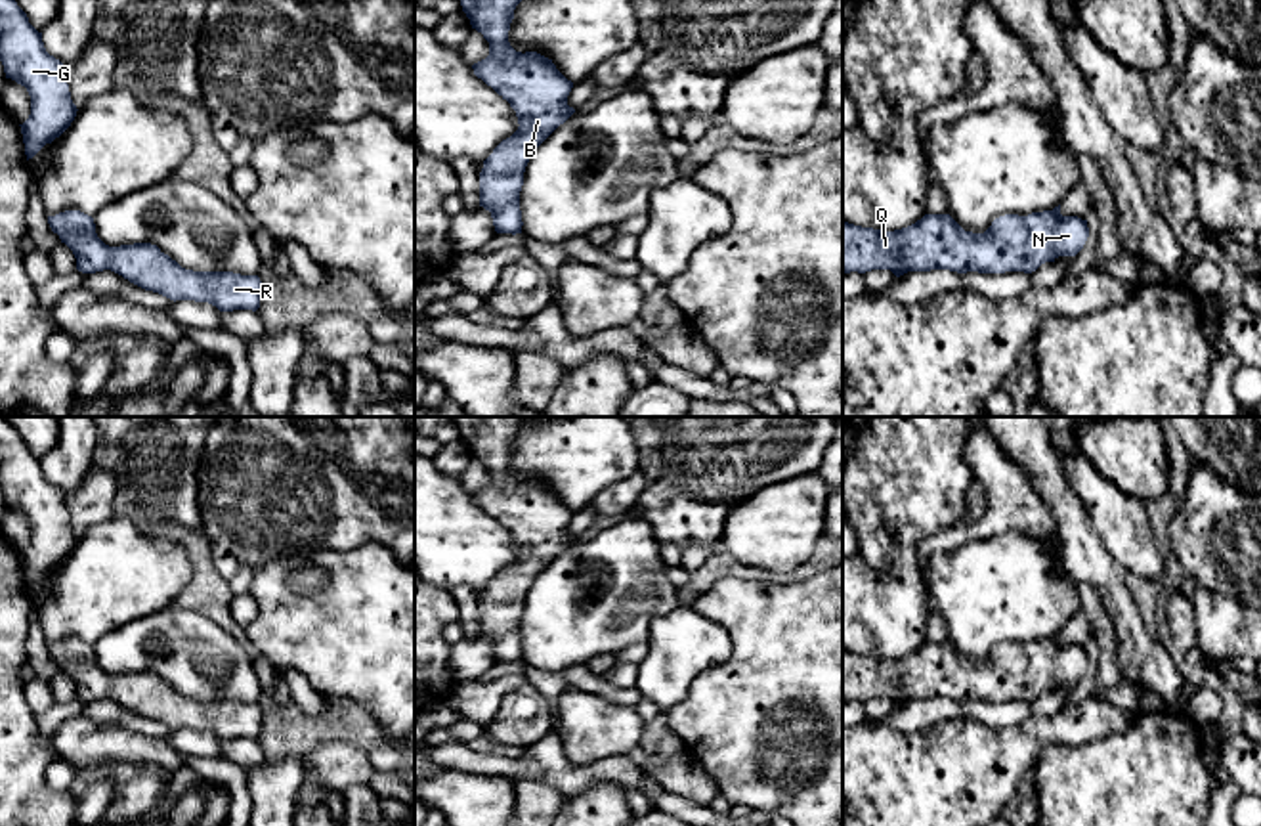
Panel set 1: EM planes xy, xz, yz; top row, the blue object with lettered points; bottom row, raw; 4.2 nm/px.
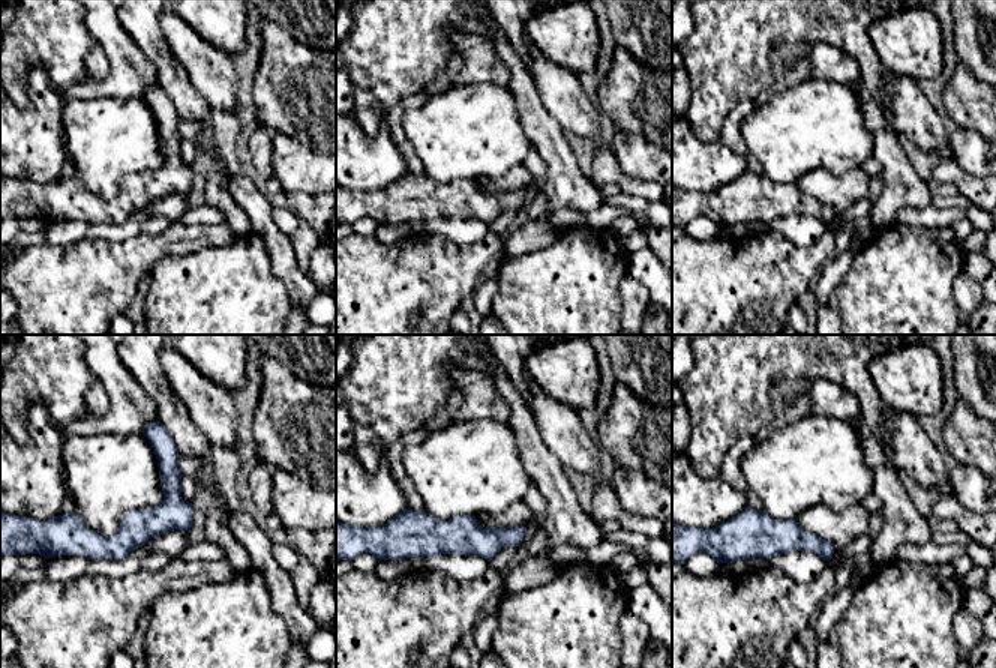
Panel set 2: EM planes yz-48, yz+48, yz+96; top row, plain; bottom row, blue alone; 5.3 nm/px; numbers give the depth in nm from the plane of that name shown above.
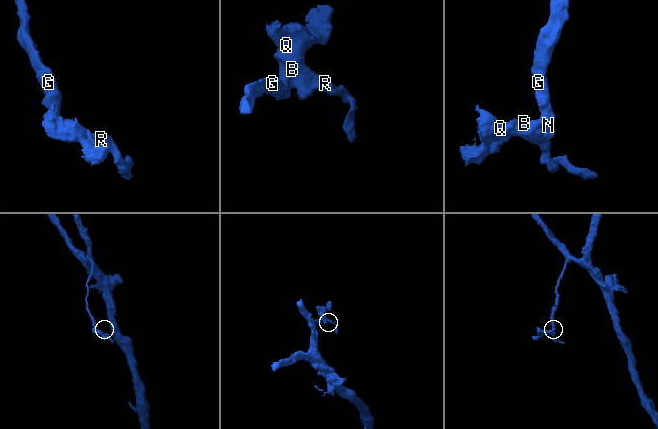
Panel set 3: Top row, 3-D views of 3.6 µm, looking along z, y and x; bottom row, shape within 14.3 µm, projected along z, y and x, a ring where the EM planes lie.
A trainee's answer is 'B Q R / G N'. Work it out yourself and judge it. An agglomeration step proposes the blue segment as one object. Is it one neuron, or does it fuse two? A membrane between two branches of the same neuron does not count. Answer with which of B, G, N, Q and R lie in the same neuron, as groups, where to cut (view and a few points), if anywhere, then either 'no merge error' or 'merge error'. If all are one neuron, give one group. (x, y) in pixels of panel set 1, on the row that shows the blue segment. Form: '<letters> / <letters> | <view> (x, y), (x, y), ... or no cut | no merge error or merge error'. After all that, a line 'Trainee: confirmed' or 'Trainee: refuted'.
B G N Q R | no cut | no merge error
Trainee: refuted

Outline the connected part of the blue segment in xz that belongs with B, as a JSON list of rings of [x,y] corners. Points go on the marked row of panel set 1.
[[[460,0],[472,29],[489,42],[489,55],[472,65],[474,75],[510,103],[518,130],[483,161],[480,206],[491,212],[497,233],[522,233],[520,191],[533,151],[575,109],[567,105],[573,82],[552,59],[516,52],[508,42],[514,10],[522,0]]]

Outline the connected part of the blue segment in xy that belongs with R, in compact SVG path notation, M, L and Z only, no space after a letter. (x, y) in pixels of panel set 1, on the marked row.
M80 210L48 216L48 224L73 250L76 270L82 273L111 270L174 302L208 302L220 312L260 308L262 281L258 275L185 270L151 243L109 247L97 237L94 218Z

